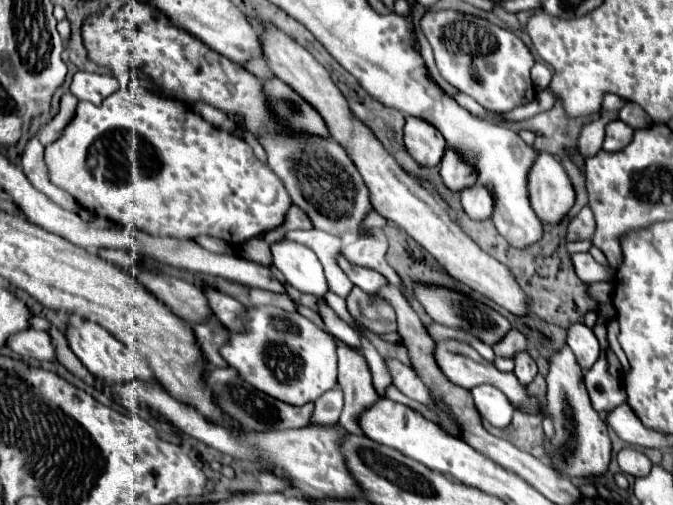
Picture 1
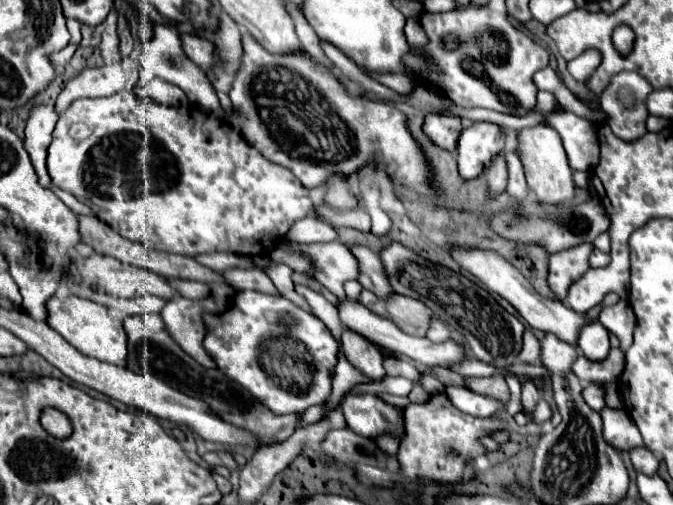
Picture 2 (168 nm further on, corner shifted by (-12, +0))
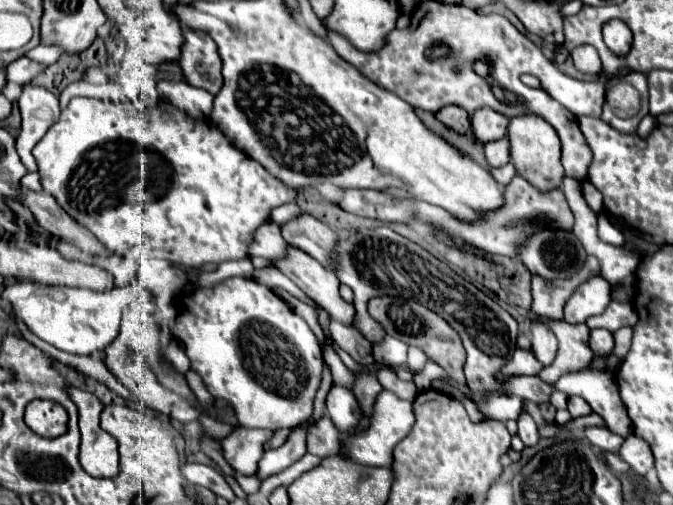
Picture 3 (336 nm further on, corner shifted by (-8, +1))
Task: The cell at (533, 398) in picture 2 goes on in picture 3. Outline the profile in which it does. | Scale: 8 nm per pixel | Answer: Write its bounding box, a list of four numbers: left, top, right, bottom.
[518,412,540,446]

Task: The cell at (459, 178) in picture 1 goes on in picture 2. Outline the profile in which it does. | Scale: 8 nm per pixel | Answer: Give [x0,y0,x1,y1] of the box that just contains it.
[458,123,504,181]

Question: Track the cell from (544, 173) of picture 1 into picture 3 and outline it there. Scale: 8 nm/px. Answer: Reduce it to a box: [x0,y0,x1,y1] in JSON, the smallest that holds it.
[508,114,564,190]

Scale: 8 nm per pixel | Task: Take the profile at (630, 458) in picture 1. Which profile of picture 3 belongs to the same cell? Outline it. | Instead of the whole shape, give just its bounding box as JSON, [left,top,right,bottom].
[620,434,654,476]

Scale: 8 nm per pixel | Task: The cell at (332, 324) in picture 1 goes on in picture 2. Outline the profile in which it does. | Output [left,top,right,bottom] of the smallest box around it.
[383,355,420,381]

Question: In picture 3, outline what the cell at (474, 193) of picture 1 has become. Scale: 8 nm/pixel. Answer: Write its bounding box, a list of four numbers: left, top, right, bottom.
[484,138,510,168]

